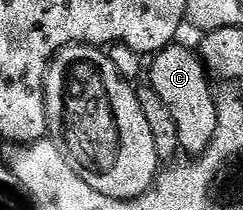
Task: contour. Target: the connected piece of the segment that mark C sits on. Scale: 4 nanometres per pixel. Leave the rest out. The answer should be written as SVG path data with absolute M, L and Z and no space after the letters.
M174 44L152 55L147 66L147 78L153 85L159 101L165 105L169 118L173 121L173 130L177 133L177 142L186 150L186 155L199 156L215 140L219 124L217 98L213 86L205 79L207 67L196 49L188 50L185 46Z

